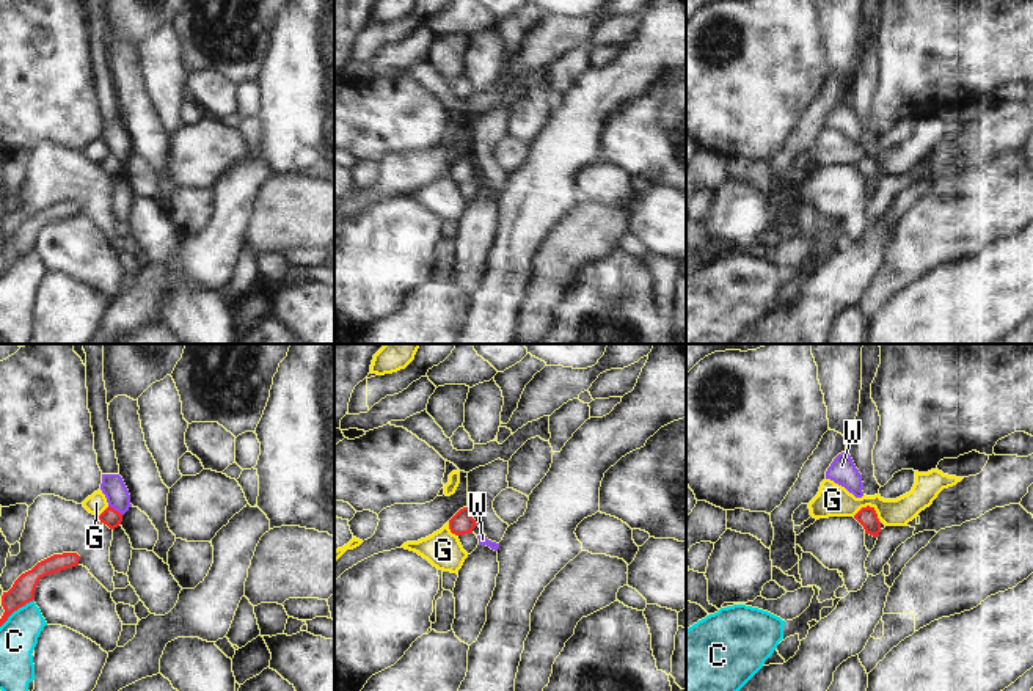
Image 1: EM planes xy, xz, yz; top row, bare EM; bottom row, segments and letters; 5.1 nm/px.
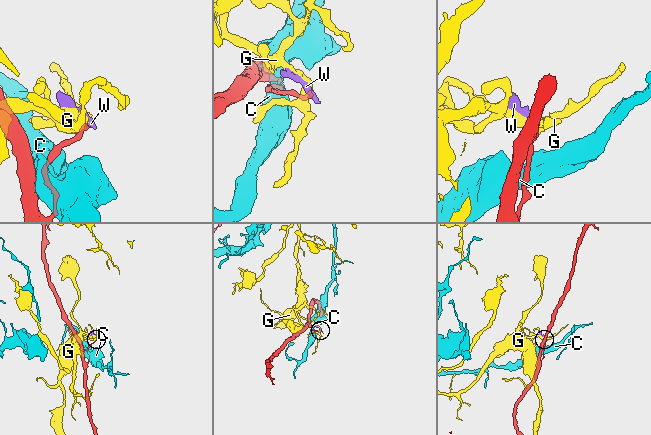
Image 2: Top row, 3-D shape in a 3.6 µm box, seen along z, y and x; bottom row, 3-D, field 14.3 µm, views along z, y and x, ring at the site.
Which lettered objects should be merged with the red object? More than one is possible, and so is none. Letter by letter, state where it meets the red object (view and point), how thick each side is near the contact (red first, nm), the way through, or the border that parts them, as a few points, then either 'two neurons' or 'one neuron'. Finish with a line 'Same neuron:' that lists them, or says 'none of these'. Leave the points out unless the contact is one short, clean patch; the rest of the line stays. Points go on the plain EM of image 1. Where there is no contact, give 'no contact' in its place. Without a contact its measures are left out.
C: meets red in xy at (16, 258); 120 nm thick on the red side, 190 nm on the other; two neurons
G: meets red in yz at (868, 154); 100 nm thick on the red side, 170 nm on the other; border along yz (853, 164), (862, 156), (870, 154), (879, 170); two neurons
W: meets red in xy at (116, 159); 90 nm thick on the red side, 120 nm on the other; border along xy (109, 153), (123, 162); two neurons
Same neuron: none of these

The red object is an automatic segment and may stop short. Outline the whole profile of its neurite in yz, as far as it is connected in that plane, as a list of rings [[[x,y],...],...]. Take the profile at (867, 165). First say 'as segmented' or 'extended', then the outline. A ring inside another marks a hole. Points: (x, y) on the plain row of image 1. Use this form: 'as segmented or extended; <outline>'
as segmented; [[[862,155],[854,166],[863,174],[865,182],[870,182],[873,185],[878,185],[881,181],[881,170],[878,166],[878,162],[874,155]]]

